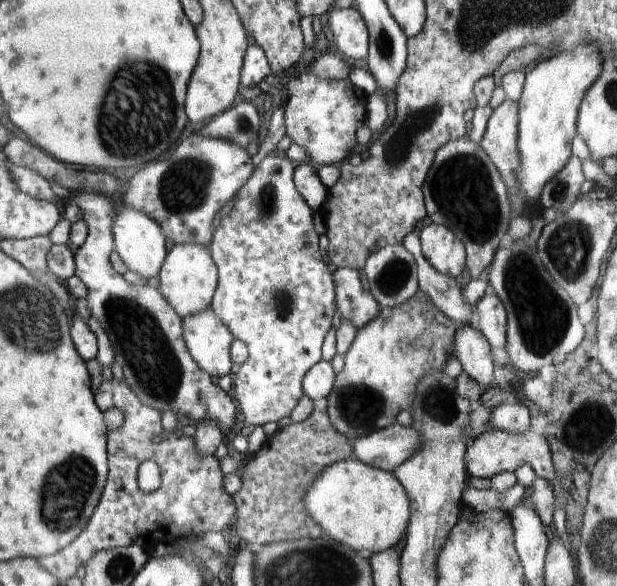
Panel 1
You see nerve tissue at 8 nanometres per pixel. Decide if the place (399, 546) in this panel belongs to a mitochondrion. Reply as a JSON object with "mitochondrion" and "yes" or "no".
{"mitochondrion":"no"}

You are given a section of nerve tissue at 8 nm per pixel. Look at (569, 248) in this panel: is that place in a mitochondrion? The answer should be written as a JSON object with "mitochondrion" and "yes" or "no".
{"mitochondrion":"yes"}

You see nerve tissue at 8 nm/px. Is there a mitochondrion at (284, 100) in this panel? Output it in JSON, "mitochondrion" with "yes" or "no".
{"mitochondrion":"no"}

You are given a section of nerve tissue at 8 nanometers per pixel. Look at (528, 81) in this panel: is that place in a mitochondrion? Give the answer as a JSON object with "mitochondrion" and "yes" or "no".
{"mitochondrion":"no"}

